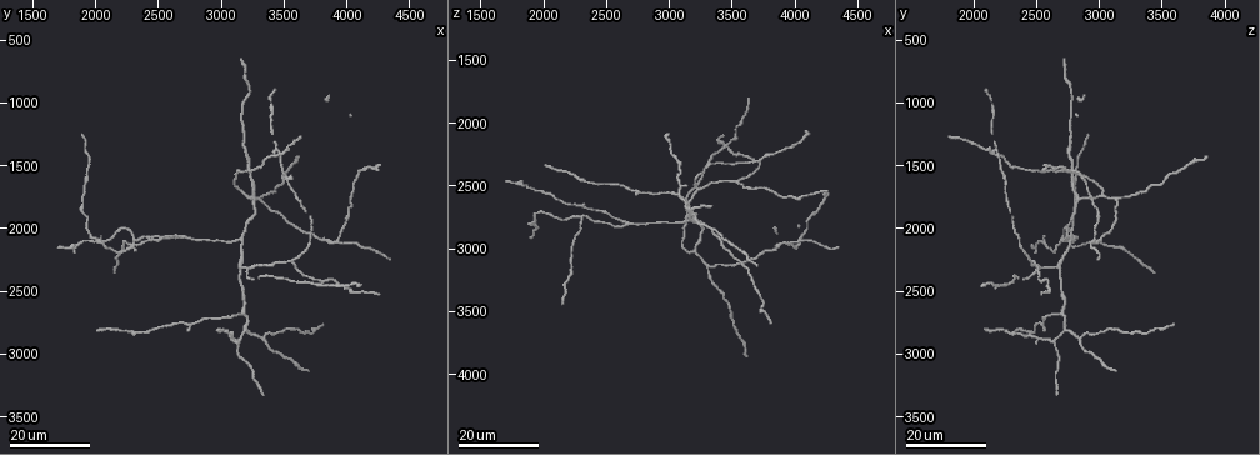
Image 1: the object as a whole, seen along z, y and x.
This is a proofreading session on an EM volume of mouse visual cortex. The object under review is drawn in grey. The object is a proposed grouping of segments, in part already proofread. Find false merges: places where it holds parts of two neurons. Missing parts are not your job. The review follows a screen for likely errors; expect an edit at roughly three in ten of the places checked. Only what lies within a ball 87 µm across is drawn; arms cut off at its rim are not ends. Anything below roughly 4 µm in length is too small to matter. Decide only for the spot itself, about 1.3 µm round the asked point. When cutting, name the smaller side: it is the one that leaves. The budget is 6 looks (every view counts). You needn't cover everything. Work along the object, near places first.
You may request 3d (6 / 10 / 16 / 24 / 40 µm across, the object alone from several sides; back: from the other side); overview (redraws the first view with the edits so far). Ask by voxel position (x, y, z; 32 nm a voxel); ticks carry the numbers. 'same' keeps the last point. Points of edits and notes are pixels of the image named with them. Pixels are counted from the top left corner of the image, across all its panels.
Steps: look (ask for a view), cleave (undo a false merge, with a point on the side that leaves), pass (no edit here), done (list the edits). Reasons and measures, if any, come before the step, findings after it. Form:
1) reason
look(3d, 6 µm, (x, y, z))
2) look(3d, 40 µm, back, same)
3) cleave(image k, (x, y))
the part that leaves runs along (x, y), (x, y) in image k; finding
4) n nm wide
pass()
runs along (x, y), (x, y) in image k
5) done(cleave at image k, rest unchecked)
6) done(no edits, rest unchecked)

three-way junction
look(3d, 24 µm, (3320, 1760, 3120))

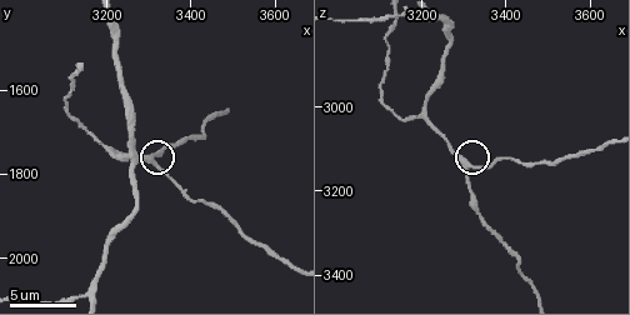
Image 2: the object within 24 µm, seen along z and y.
look(3d, 6 µm, (3310, 1775, 3135))

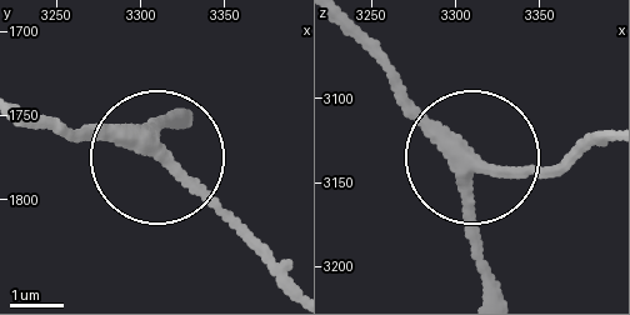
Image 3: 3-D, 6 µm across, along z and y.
side arm 31 µm; 3 arms
pass()
one neuron here

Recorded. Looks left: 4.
three-way junction
look(3d, 24 µm, (3220, 2340, 2500))

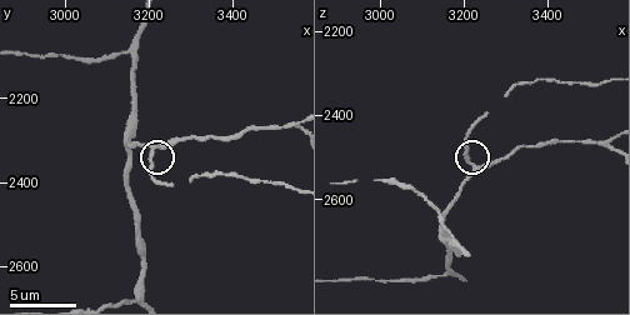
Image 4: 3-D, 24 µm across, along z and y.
look(3d, 6 µm, (3225, 2320, 2525))

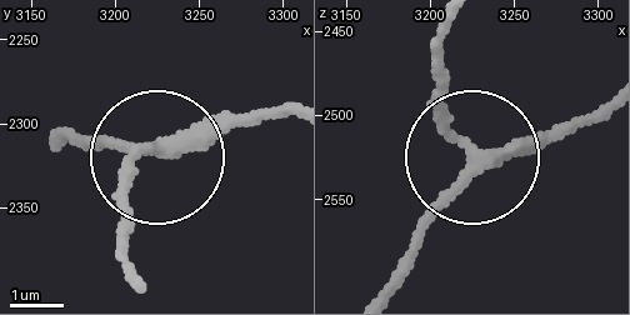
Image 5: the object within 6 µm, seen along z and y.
3 arms
pass()
runs along (383, 290), (468, 155), (436, 39) in image 5; continuous, no second neuron

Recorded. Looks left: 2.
three-way junction
look(3d, 16 µm, (3920, 2120, 2940))

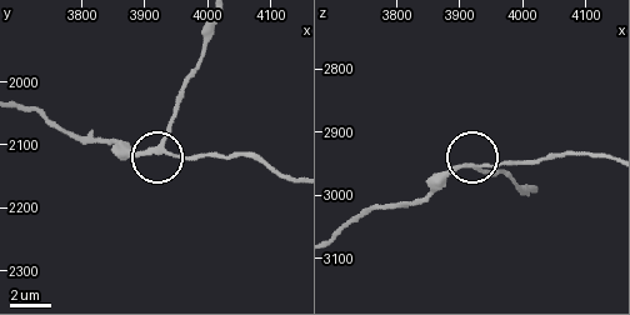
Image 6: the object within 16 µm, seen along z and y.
look(3d, 10 µm, (3925, 2110, 2950))

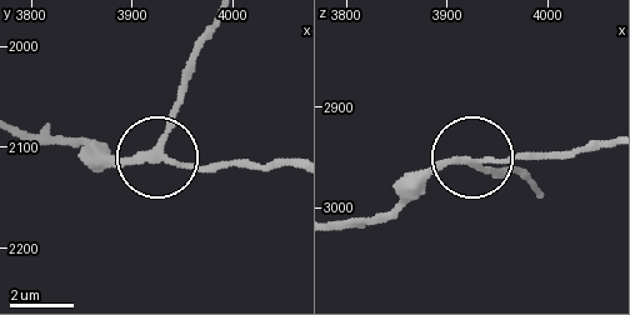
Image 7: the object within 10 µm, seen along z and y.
side arm 16 µm; 3 arms
pass()
all the same neuron

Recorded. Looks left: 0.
done(no edits, rest unchecked)

